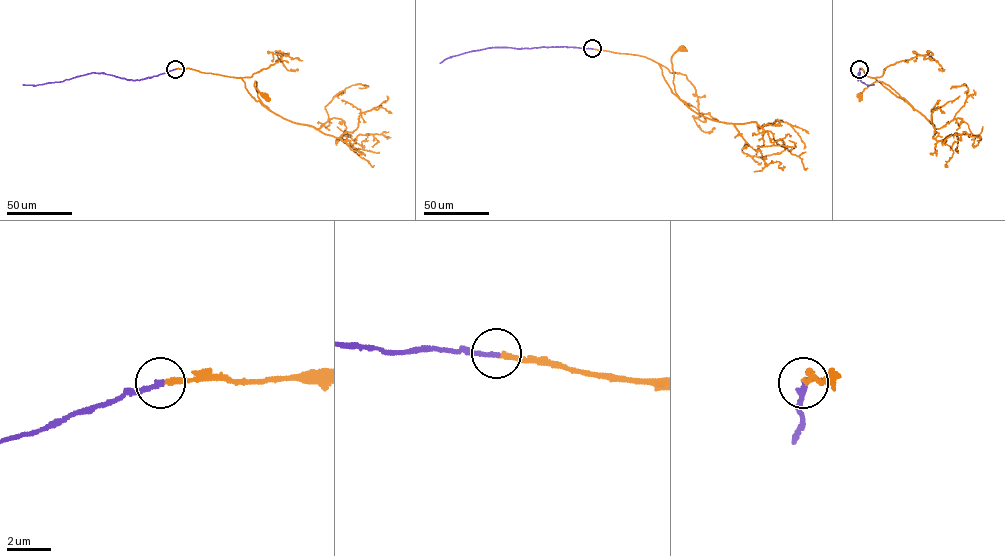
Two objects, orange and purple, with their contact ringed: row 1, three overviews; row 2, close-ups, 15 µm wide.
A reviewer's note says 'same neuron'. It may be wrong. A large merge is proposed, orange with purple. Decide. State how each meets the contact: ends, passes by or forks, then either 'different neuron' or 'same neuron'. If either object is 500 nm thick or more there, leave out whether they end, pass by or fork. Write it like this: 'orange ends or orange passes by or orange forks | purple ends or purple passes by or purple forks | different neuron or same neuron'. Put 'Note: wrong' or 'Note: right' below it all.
orange ends | purple ends | same neuron
Note: right

